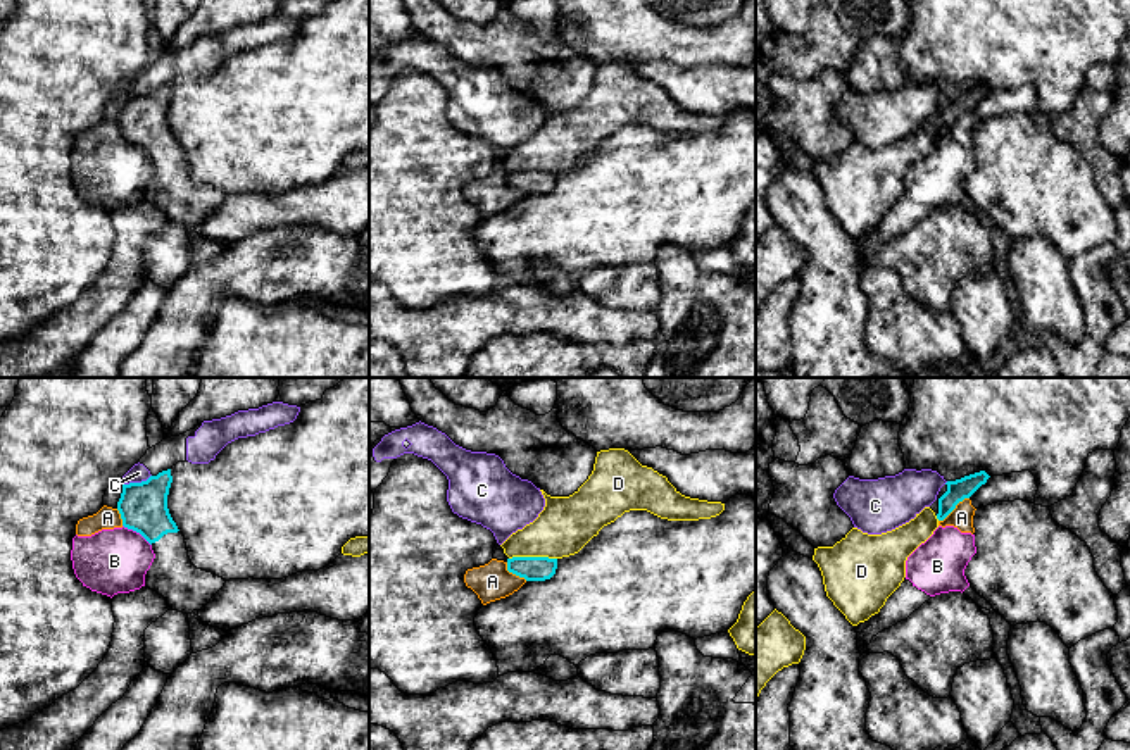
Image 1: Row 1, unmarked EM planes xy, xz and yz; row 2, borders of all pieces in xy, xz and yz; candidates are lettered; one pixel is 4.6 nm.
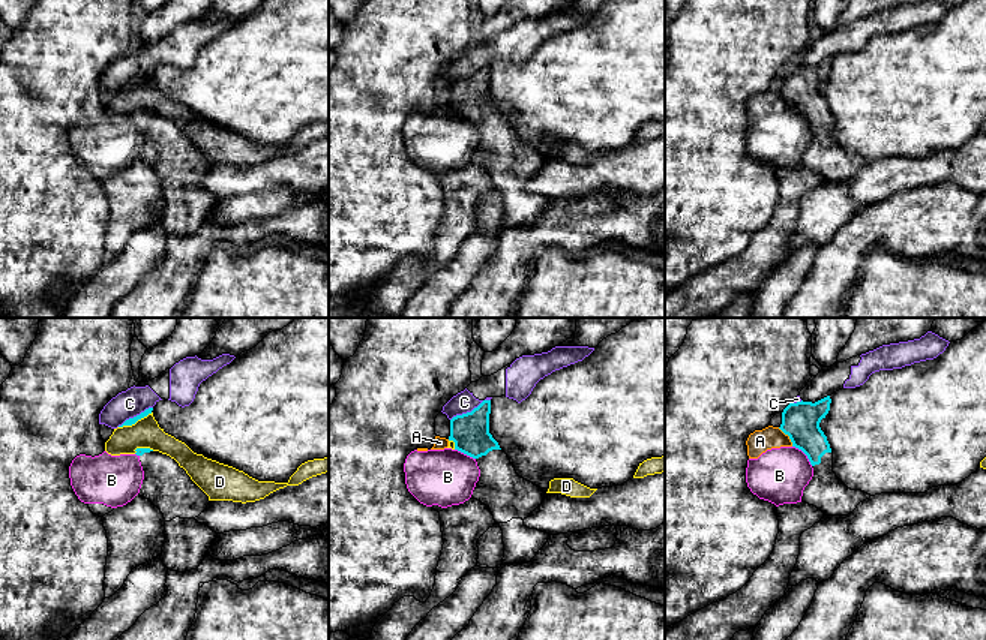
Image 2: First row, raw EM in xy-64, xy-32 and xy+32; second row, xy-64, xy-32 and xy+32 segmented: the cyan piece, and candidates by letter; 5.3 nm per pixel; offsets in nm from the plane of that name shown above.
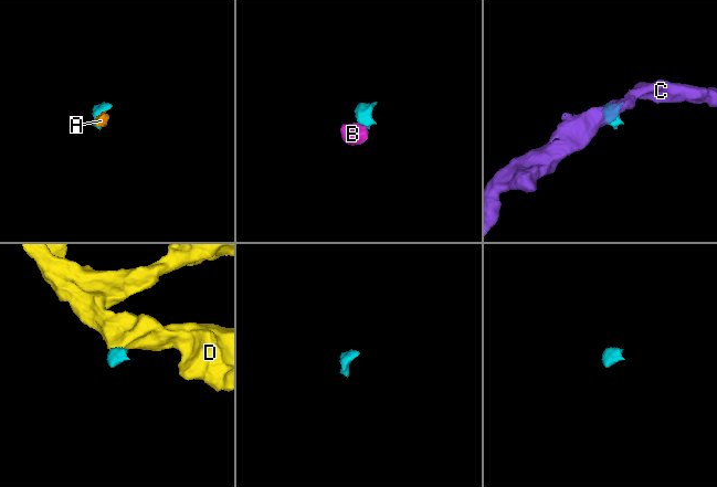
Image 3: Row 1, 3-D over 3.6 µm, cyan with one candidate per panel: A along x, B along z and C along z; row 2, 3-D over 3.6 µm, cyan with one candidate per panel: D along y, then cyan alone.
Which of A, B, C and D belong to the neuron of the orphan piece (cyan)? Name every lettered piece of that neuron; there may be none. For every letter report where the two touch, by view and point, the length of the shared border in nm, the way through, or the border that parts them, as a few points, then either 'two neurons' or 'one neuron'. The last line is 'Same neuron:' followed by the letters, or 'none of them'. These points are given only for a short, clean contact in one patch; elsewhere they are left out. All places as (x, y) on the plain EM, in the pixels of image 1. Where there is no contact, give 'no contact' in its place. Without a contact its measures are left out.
A: yz (953, 123) | 180 nm | along yz (968, 111), (939, 135) | two neurons
B: xy (137, 145) | 170 nm | along xy (123, 138), (135, 143), (150, 159) | two neurons
C: xy (137, 97) | 140 nm | along xy (150, 88), (145, 93), (123, 99) | two neurons
D: xz (532, 171) | 220 nm | along xz (556, 171), (509, 173) | two neurons
Same neuron: none of them

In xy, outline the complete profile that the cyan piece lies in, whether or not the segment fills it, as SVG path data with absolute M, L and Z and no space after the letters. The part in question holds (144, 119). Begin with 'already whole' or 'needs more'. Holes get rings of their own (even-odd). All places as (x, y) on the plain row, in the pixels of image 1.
needs more; M167 83L147 95L122 98L117 124L122 140L152 159L155 172L145 188L145 200L162 209L173 224L188 229L191 267L197 267L216 260L228 248L226 243L207 240L198 231L198 224L226 195L191 178L185 150L167 122L171 97Z

